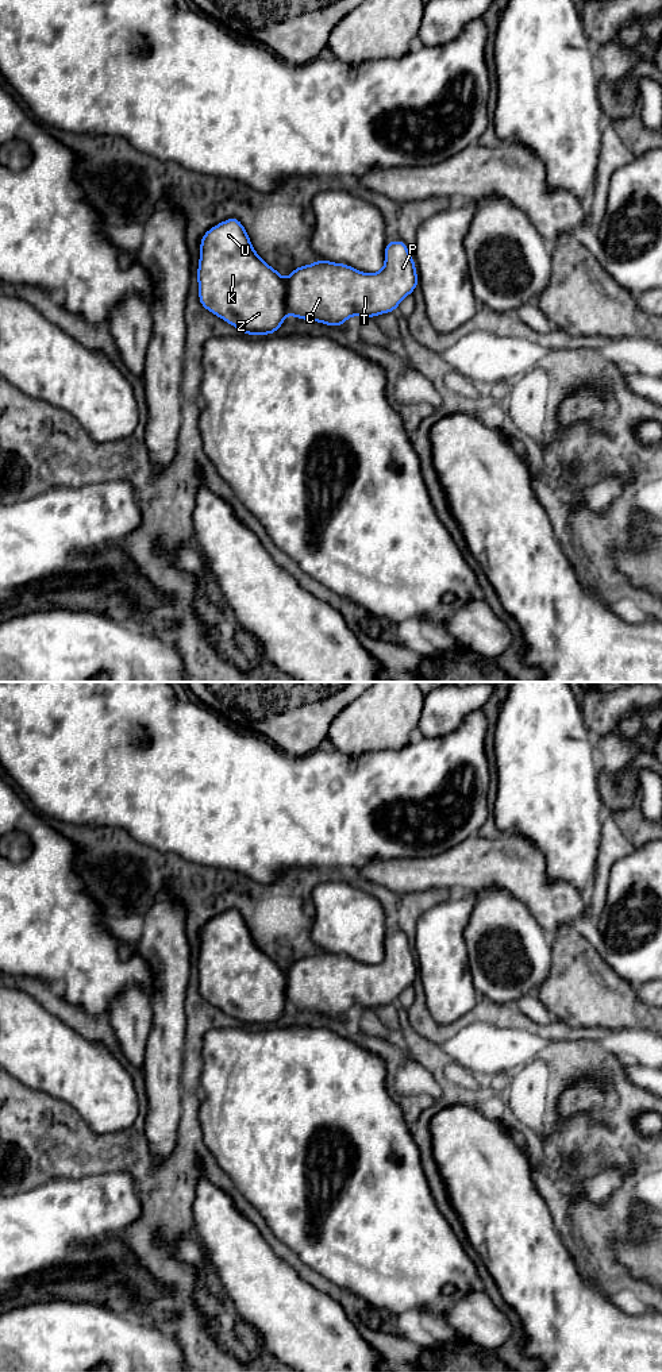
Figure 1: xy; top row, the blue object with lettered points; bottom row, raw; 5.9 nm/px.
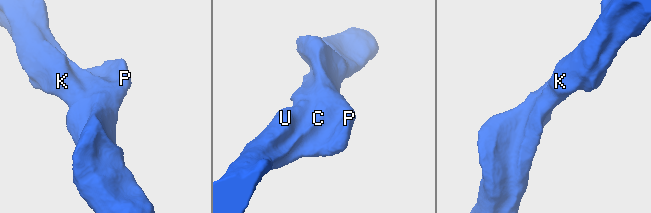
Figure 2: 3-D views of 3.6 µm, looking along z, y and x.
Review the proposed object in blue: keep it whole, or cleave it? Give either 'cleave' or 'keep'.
keep

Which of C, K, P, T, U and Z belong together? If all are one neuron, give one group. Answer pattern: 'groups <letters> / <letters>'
groups C K P T U Z

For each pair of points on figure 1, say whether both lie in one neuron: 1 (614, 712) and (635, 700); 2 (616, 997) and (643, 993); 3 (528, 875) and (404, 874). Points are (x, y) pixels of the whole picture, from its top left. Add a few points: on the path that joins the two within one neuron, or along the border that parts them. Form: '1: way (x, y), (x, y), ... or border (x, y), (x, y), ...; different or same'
1: way (619, 706), (626, 700), (630, 700); same
2: border (634, 986), (635, 994), (647, 1005); different
3: way (497, 873), (435, 873); same

